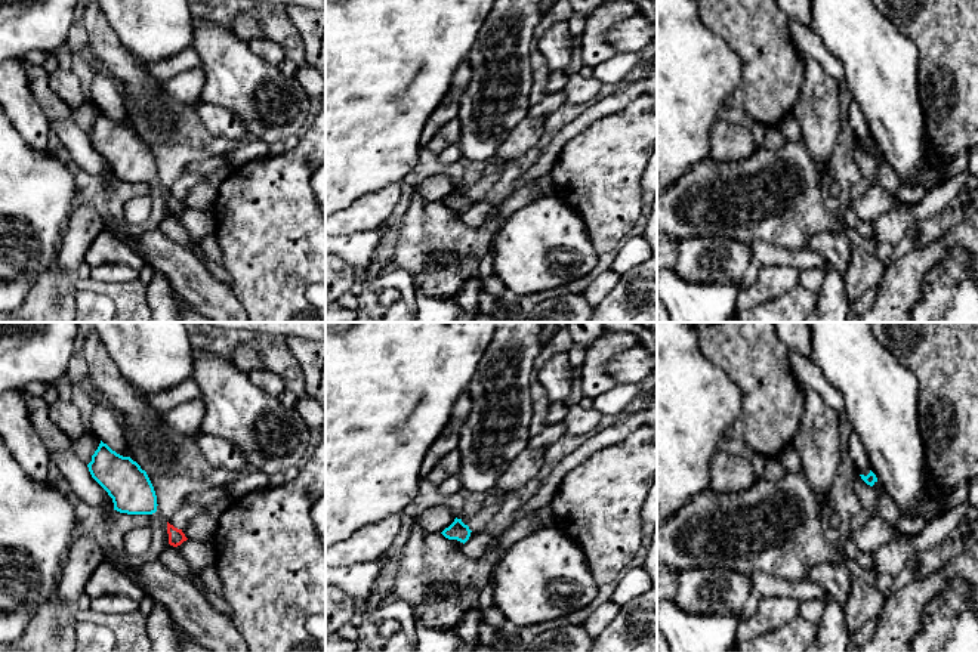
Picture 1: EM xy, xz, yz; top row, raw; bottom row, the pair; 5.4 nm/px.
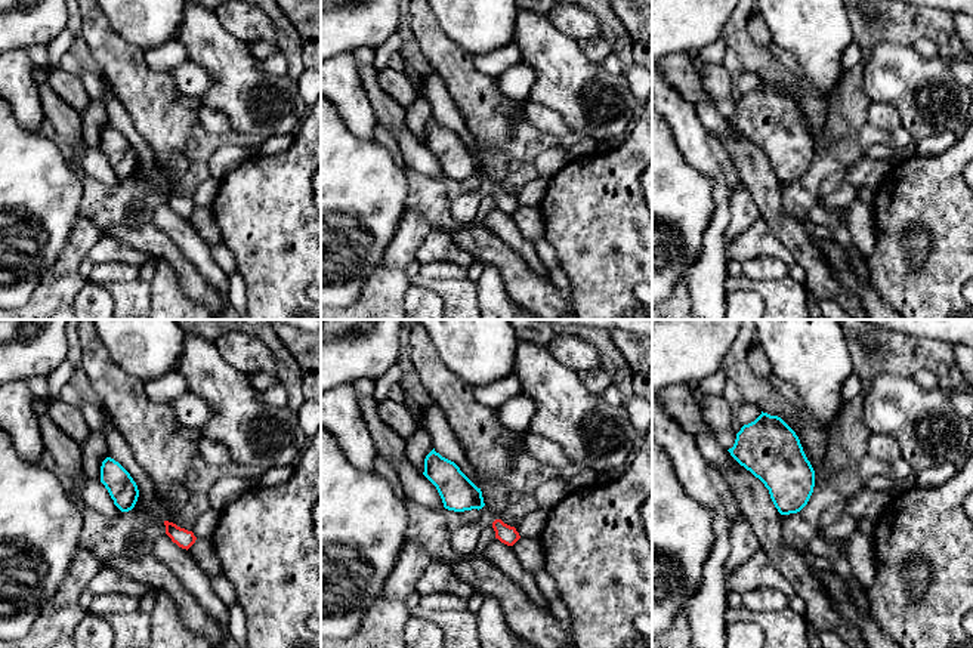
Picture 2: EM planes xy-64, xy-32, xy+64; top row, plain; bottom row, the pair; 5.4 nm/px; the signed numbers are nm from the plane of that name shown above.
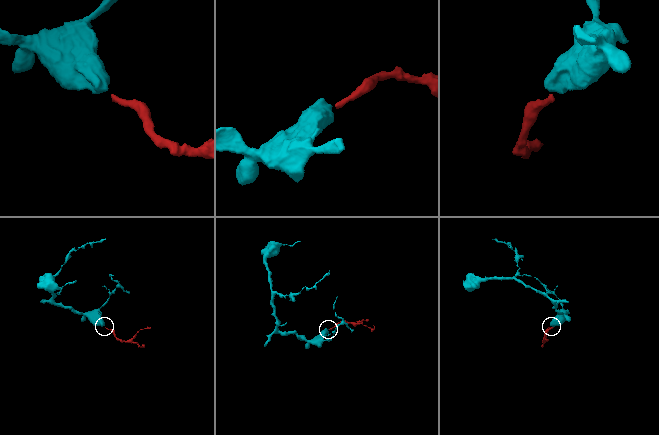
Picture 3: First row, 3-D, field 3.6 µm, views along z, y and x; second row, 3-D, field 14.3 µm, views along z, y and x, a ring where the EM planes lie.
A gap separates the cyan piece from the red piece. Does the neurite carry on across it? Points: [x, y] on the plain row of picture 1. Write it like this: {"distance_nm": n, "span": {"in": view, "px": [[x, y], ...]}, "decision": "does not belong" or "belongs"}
{"distance_nm": 90, "span": {"in": "xy", "px": [[156, 179], [167, 191]]}, "decision": "belongs"}

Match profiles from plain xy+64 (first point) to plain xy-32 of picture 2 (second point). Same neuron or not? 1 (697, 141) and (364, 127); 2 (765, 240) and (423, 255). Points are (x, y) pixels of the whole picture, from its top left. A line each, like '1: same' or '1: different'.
1: same
2: same

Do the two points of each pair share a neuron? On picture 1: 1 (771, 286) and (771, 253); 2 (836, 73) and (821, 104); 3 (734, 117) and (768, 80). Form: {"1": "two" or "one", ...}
{"1": "two", "2": "two", "3": "two"}

